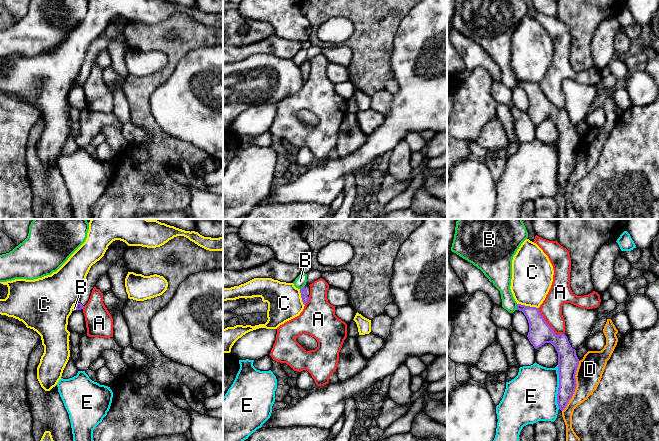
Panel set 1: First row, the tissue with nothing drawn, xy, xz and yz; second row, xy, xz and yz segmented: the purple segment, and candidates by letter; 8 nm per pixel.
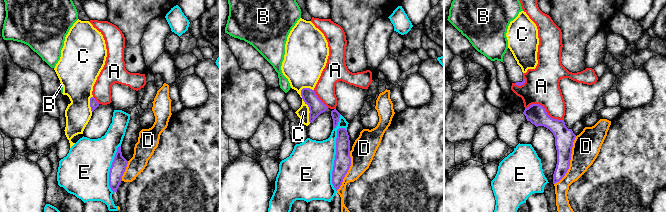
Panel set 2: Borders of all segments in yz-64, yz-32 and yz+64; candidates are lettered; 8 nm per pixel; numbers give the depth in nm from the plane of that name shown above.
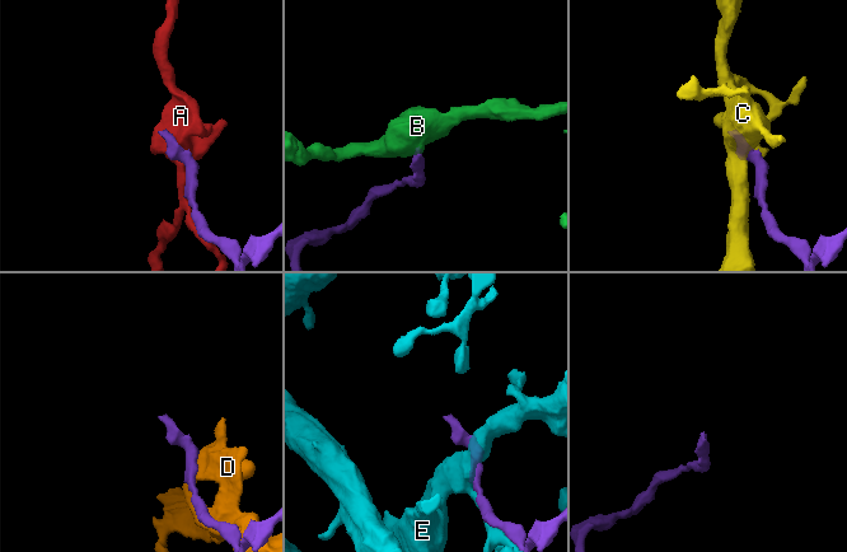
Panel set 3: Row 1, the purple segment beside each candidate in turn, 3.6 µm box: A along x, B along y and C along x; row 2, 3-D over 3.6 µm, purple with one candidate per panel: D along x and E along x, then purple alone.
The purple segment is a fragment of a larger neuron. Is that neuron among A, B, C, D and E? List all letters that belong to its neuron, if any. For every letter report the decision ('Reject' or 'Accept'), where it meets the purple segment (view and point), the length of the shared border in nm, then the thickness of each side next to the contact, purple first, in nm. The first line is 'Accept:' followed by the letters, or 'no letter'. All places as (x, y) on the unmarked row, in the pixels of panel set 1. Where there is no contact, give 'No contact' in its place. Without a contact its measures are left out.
Accept: no letter
A: Reject. Touches purple at yz (548, 101). Shared border 300 nm. Thickness 180 nm (purple) against 180 nm
B: Reject. Touches purple at yz (517, 83). Shared border 50 nm. Thickness 160 nm (purple) against 140 nm
C: Reject. Touches purple at yz (527, 82). Shared border 170 nm. Thickness 180 nm (purple) against 340 nm
D: Reject. Touches purple at yz (576, 161). Shared border 440 nm. Thickness 170 nm (purple) against 200 nm
E: Reject. Touches purple at yz (559, 163). Shared border 360 nm. Thickness 170 nm (purple) against 400 nm

